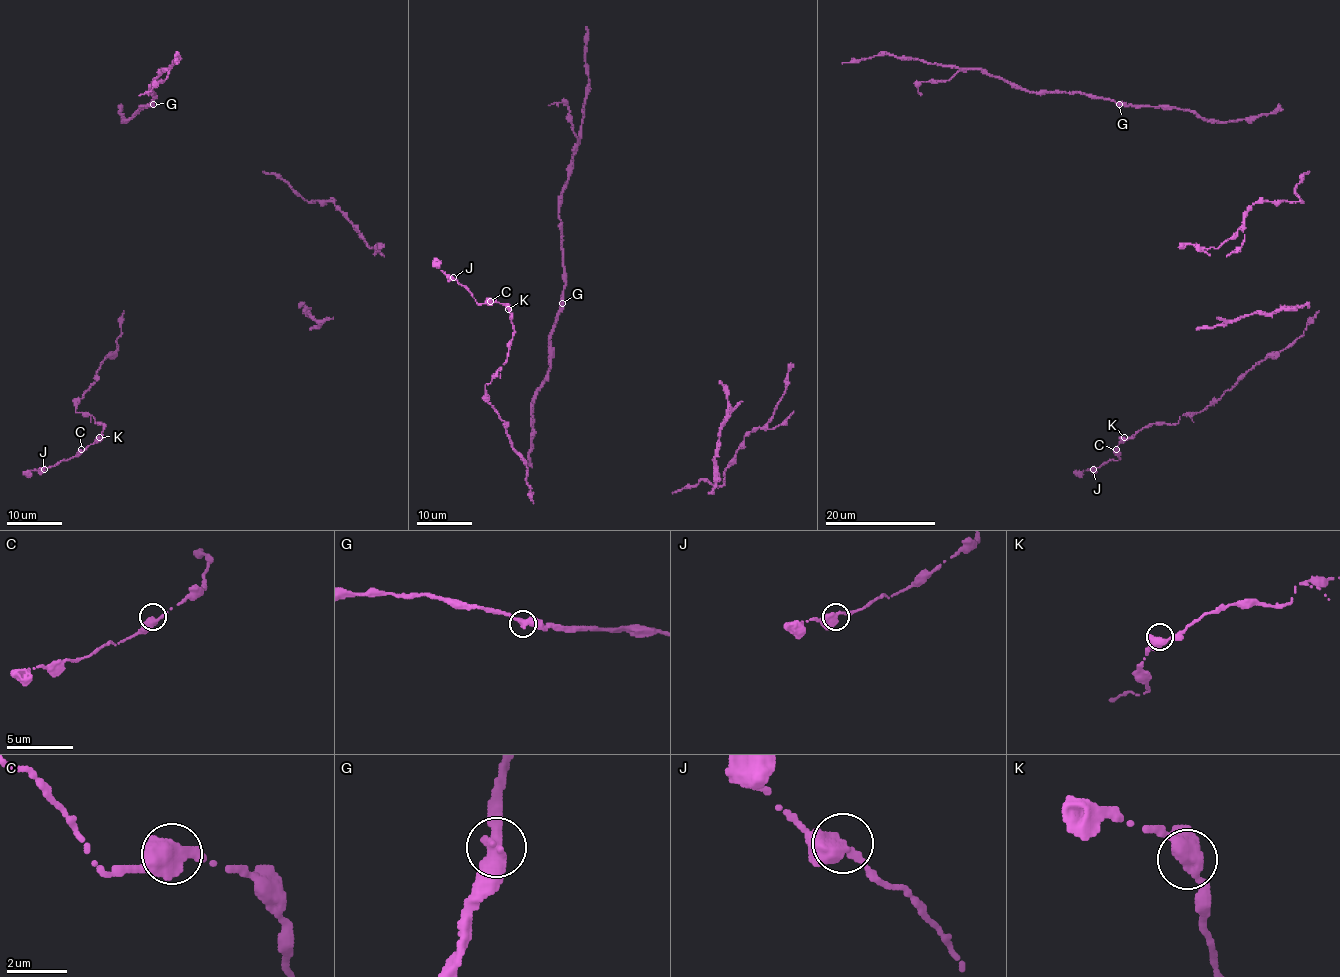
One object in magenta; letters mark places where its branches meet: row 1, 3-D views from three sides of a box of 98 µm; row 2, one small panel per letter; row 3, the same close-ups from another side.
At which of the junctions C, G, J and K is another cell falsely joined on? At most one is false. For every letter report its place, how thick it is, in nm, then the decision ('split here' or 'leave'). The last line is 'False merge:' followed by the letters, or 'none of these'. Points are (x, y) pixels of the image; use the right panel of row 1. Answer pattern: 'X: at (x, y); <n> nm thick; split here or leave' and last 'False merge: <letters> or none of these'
C: at (1116, 449); 460 nm thick; leave
G: at (1119, 104); 440 nm thick; leave
J: at (1093, 469); 360 nm thick; leave
K: at (1124, 437); 460 nm thick; leave
False merge: none of these

